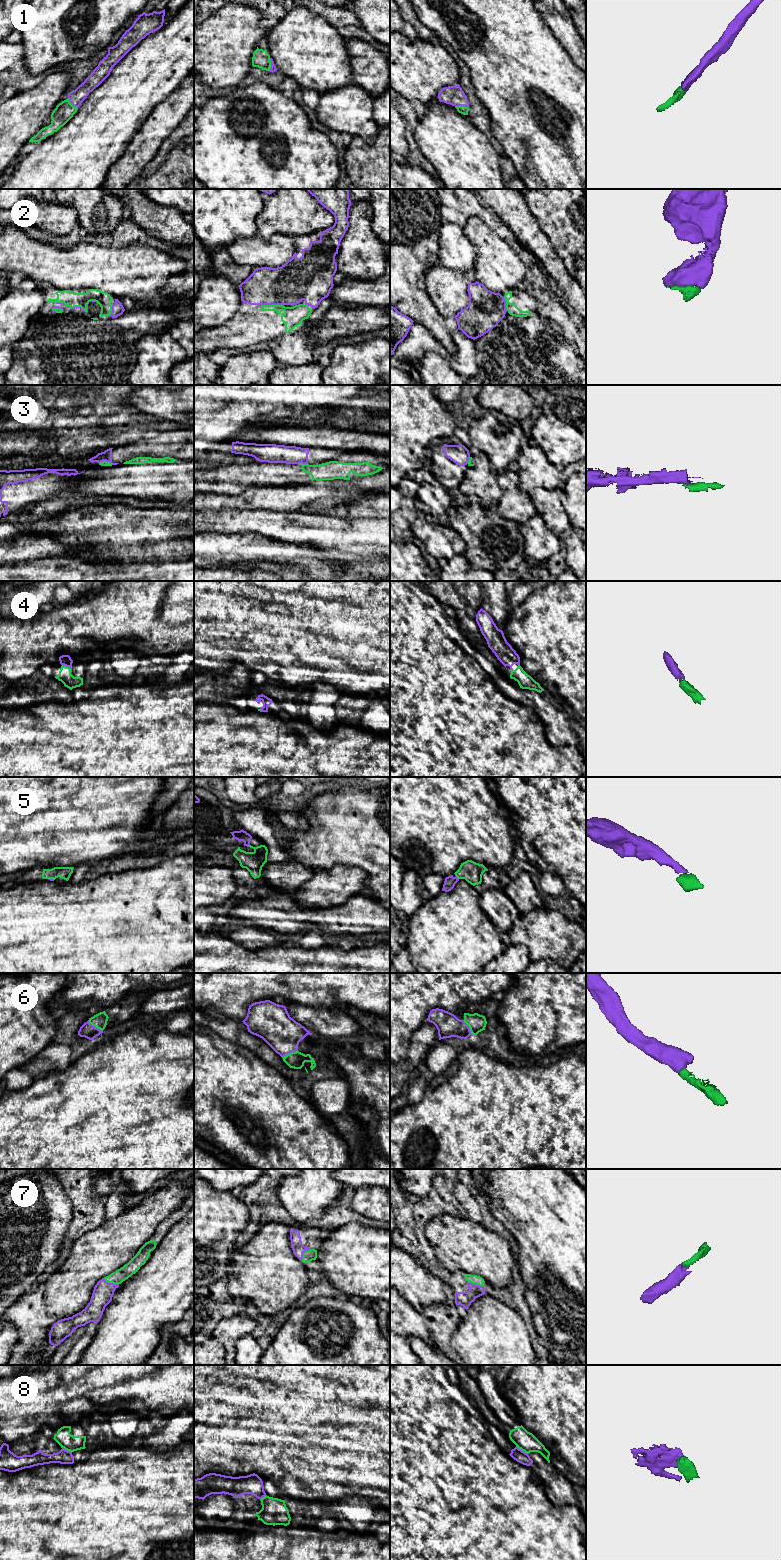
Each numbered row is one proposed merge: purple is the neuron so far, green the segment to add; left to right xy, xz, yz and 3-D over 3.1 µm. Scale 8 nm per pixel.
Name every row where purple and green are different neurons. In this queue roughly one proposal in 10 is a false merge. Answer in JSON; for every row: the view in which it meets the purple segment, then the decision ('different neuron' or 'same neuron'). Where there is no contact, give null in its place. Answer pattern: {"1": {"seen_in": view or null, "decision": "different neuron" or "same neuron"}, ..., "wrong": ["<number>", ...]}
{"1": {"seen_in": "yz", "decision": "same neuron"}, "2": {"seen_in": "xz", "decision": "same neuron"}, "3": {"seen_in": "xz", "decision": "different neuron"}, "4": {"seen_in": "xy", "decision": "same neuron"}, "5": {"seen_in": "xz", "decision": "same neuron"}, "6": {"seen_in": "xy", "decision": "same neuron"}, "7": {"seen_in": "yz", "decision": "same neuron"}, "8": {"seen_in": "yz", "decision": "different neuron"}, "wrong": ["3", "8"]}

